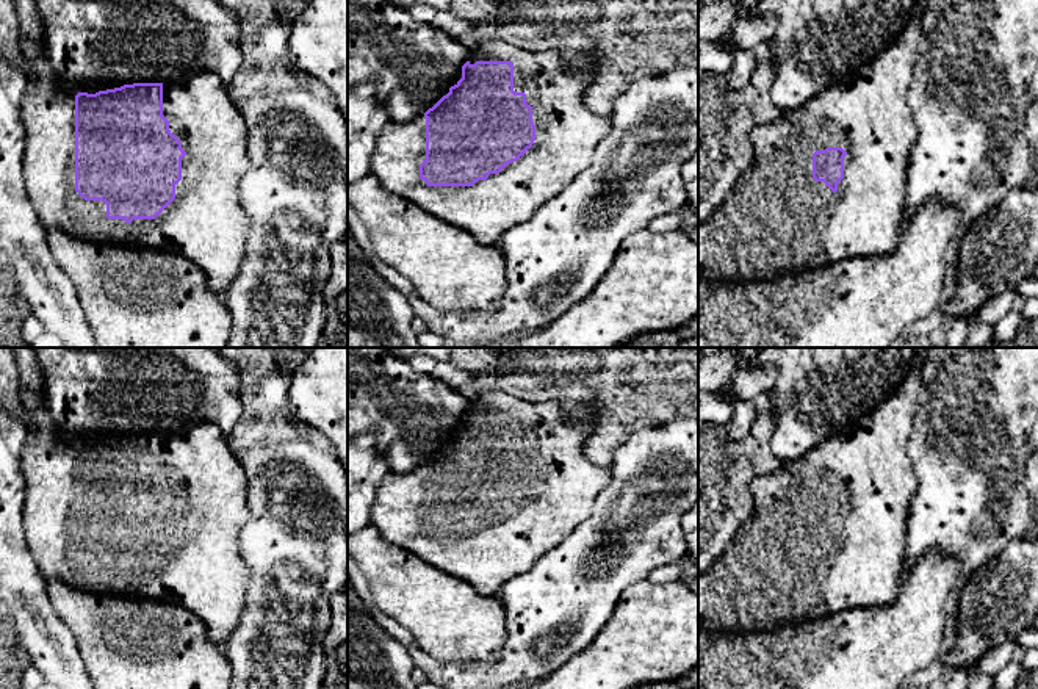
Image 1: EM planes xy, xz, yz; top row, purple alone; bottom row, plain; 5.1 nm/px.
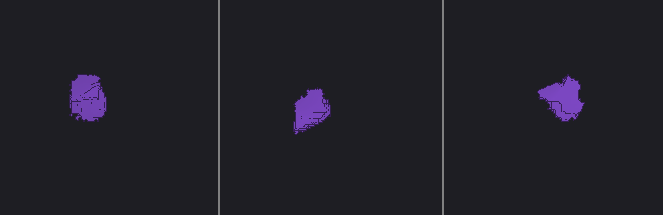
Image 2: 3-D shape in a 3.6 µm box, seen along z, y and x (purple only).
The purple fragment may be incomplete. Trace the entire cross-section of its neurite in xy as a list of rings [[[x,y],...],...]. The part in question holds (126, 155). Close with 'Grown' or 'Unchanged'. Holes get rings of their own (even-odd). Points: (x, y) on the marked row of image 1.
[[[16,0],[20,23],[20,50],[27,77],[22,97],[25,130],[23,180],[41,225],[94,241],[130,244],[175,254],[197,265],[210,288],[222,294],[246,254],[250,219],[240,202],[240,180],[250,166],[247,127],[214,74],[200,74],[180,81],[133,83],[88,94],[61,91],[58,77],[42,56],[44,25],[34,0]]]. Grown

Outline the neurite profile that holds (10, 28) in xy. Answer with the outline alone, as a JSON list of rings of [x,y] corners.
[[[0,0],[0,60],[16,69],[25,66],[16,0]]]

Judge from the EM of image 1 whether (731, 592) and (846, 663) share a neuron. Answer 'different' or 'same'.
different

